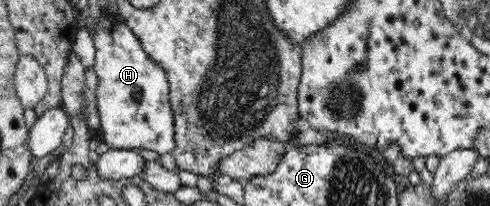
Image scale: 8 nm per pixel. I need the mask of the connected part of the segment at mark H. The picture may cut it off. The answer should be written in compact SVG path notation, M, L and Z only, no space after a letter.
M103 16L96 26L93 40L96 48L94 71L98 77L96 97L98 97L98 113L100 113L102 135L104 135L102 141L100 133L95 132L95 141L100 139L110 149L144 148L157 152L159 155L174 151L176 147L174 118L169 103L168 79L162 66L148 57L134 31L121 19Z

